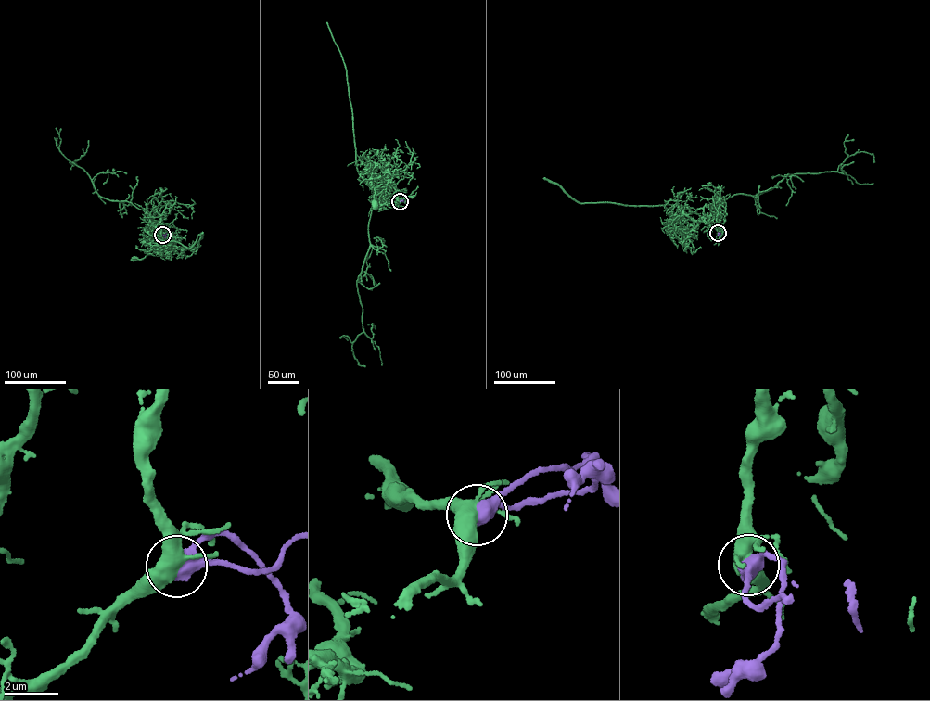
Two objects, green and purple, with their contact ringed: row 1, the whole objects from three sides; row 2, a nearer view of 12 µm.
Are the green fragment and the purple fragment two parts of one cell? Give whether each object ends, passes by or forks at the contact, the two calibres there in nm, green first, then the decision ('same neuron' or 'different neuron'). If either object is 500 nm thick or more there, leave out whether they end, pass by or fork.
green forks; purple passes by; calibres 440 and 480 nm; same neuron

